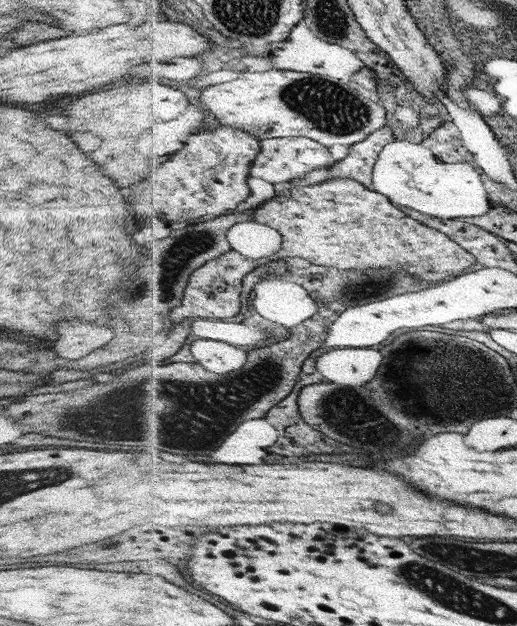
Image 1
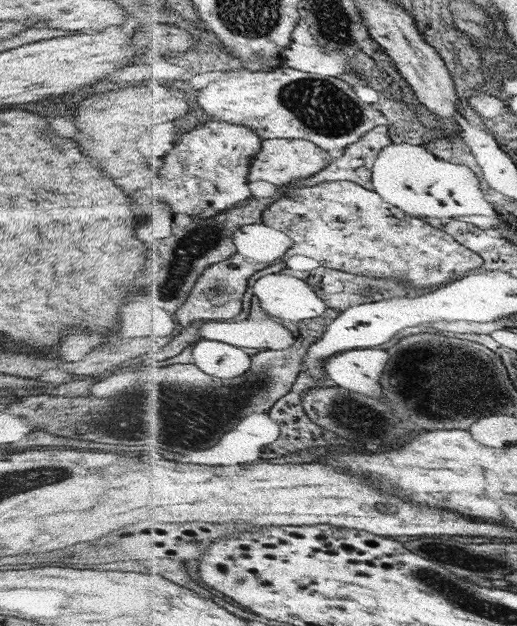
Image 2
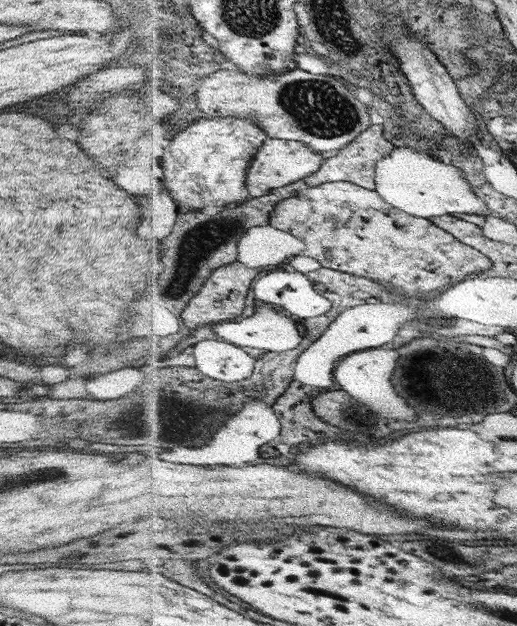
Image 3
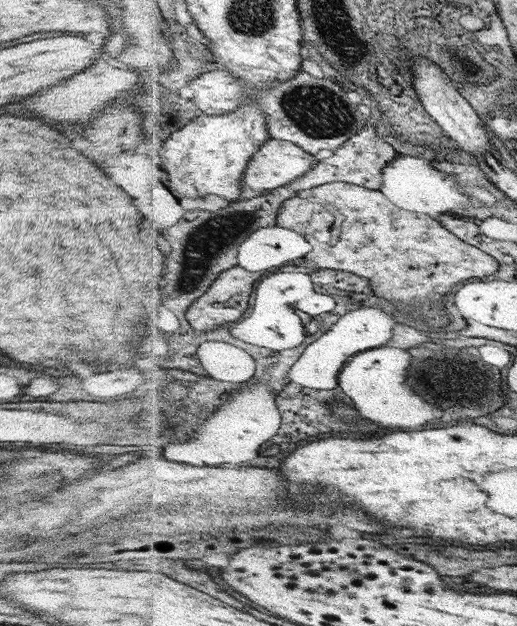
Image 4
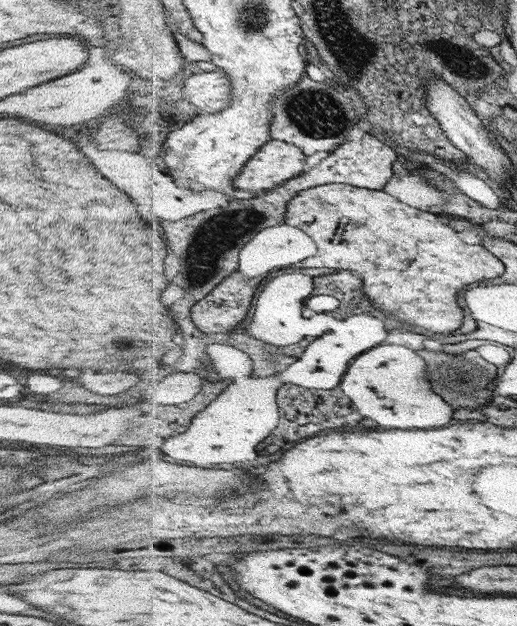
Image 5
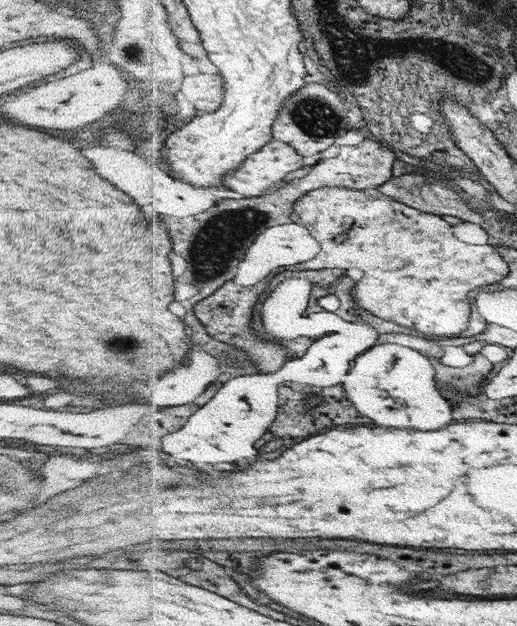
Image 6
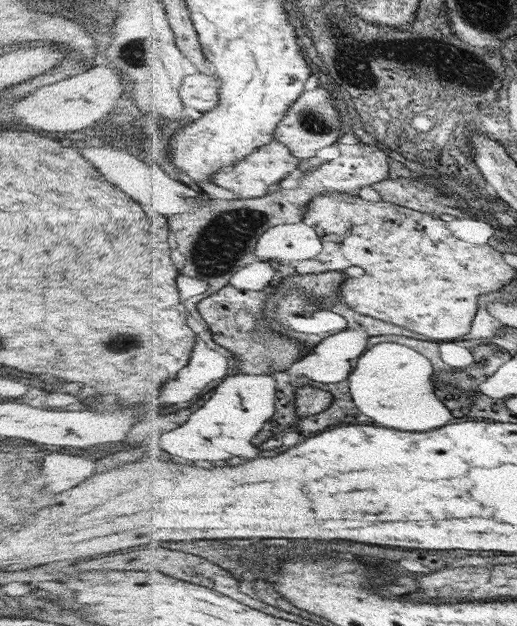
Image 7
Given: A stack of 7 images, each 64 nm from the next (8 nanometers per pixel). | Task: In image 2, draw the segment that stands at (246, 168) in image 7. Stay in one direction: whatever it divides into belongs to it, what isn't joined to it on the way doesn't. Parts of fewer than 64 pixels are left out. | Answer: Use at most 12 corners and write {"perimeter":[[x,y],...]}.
{"perimeter":[[265,139],[250,180],[282,188],[335,159],[306,139]]}

